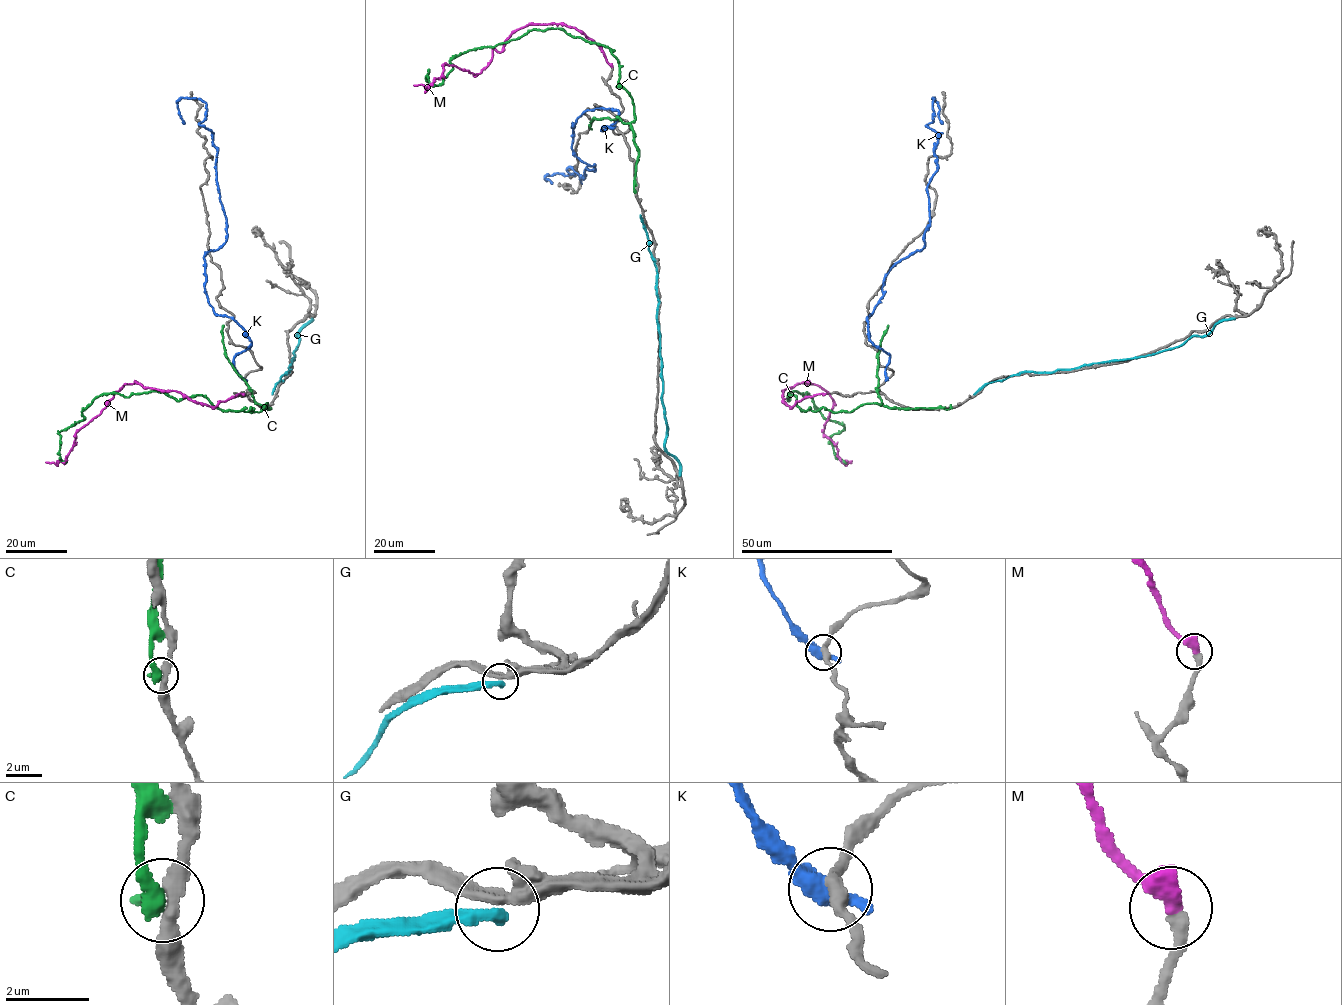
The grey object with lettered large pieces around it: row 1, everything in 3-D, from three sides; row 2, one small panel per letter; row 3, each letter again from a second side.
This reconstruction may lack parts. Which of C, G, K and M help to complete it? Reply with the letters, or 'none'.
M

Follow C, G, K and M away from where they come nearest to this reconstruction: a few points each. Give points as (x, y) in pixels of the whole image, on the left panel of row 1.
C: (267, 407), (101, 394), (84, 419), (58, 433), (67, 462)
G: (312, 318), (299, 332), (299, 345), (289, 366), (291, 369), (280, 378), (272, 394)
K: (244, 379), (233, 359), (251, 340), (204, 285), (227, 230), (206, 103), (179, 100), (184, 124)
M: (244, 394), (215, 407), (175, 391), (125, 384), (76, 433), (64, 462), (45, 462)

